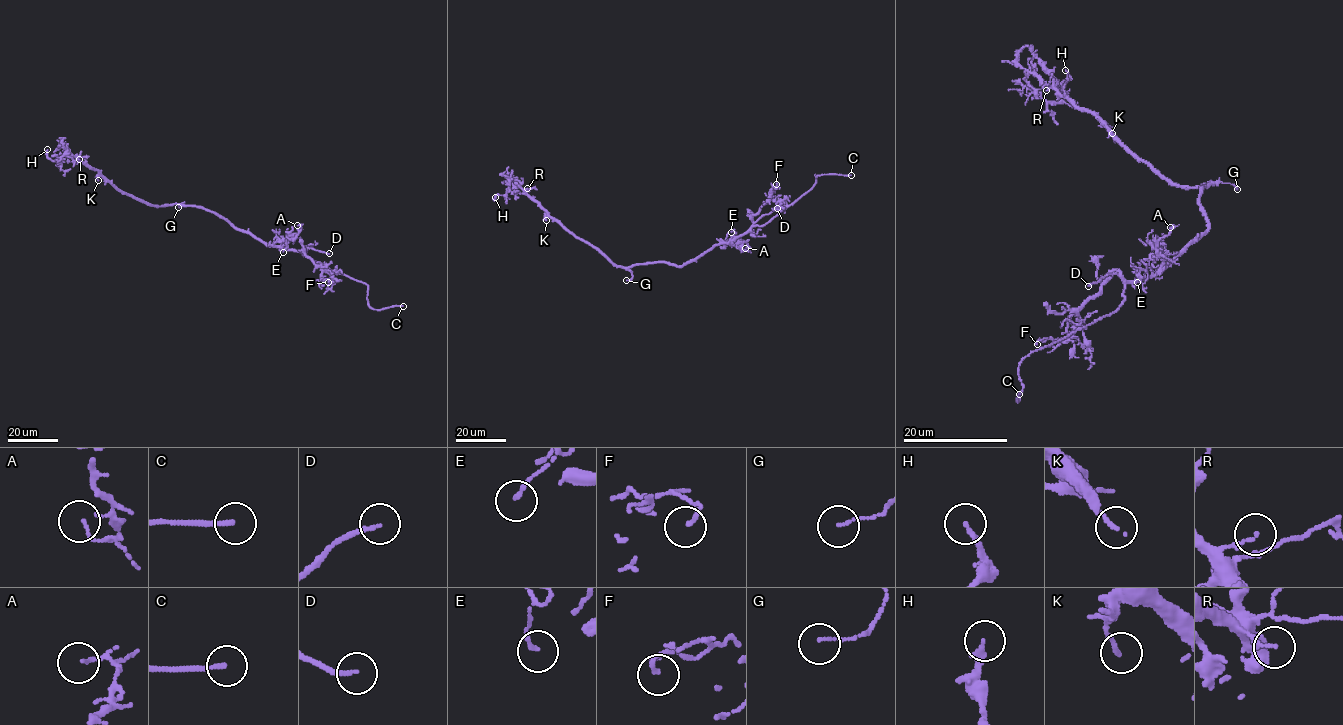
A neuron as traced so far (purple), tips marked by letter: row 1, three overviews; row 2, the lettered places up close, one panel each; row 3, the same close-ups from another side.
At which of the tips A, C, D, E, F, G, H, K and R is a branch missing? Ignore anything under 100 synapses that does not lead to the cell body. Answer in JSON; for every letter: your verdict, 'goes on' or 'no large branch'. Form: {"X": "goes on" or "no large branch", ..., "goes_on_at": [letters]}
{"A": "no large branch", "C": "goes on", "D": "no large branch", "E": "no large branch", "F": "no large branch", "G": "no large branch", "H": "no large branch", "K": "no large branch", "R": "no large branch", "goes_on_at": ["C"]}

